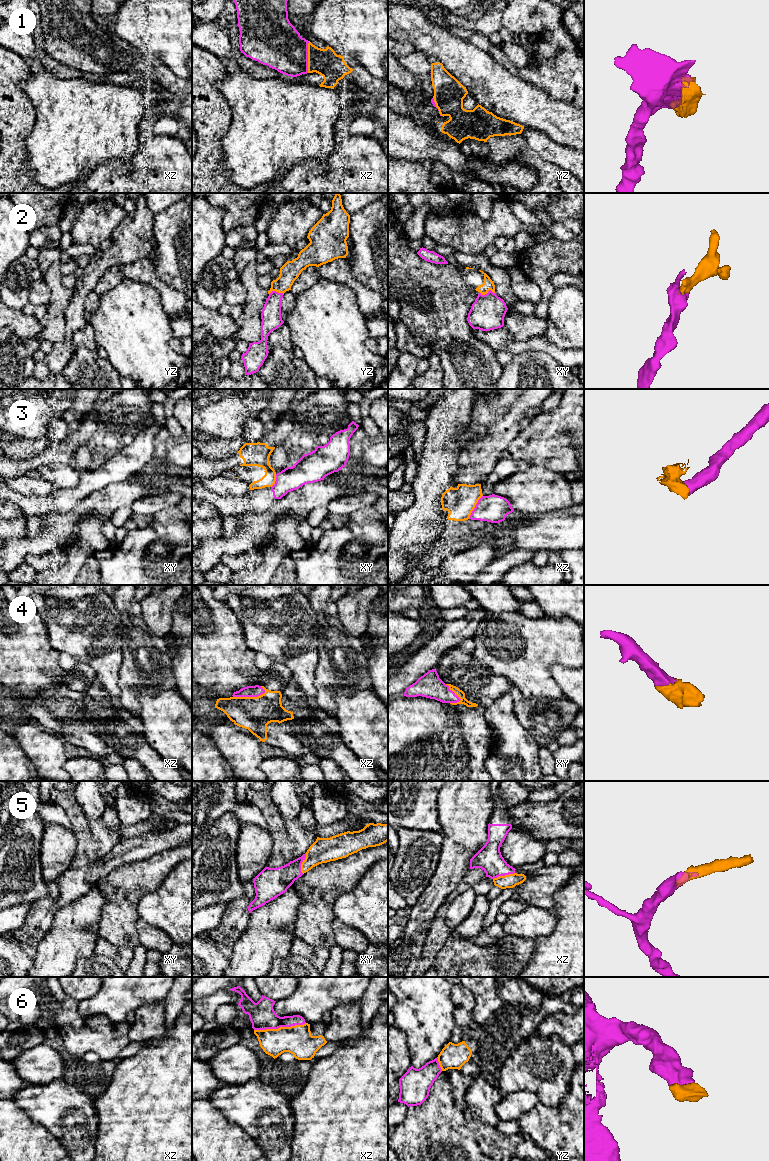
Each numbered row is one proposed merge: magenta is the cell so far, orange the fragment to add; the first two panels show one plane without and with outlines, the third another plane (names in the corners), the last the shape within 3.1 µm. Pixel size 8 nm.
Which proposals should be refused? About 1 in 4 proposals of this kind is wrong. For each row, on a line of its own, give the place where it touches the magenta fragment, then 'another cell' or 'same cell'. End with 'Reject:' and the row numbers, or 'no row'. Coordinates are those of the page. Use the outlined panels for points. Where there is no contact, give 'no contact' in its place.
1: contact xz (307, 57); same cell
2: contact xy (488, 292); same cell
3: contact xz (475, 507); another cell
4: contact xz (249, 696); same cell
5: contact xy (301, 863); same cell
6: contact xz (279, 1027); same cell
Reject: 3

